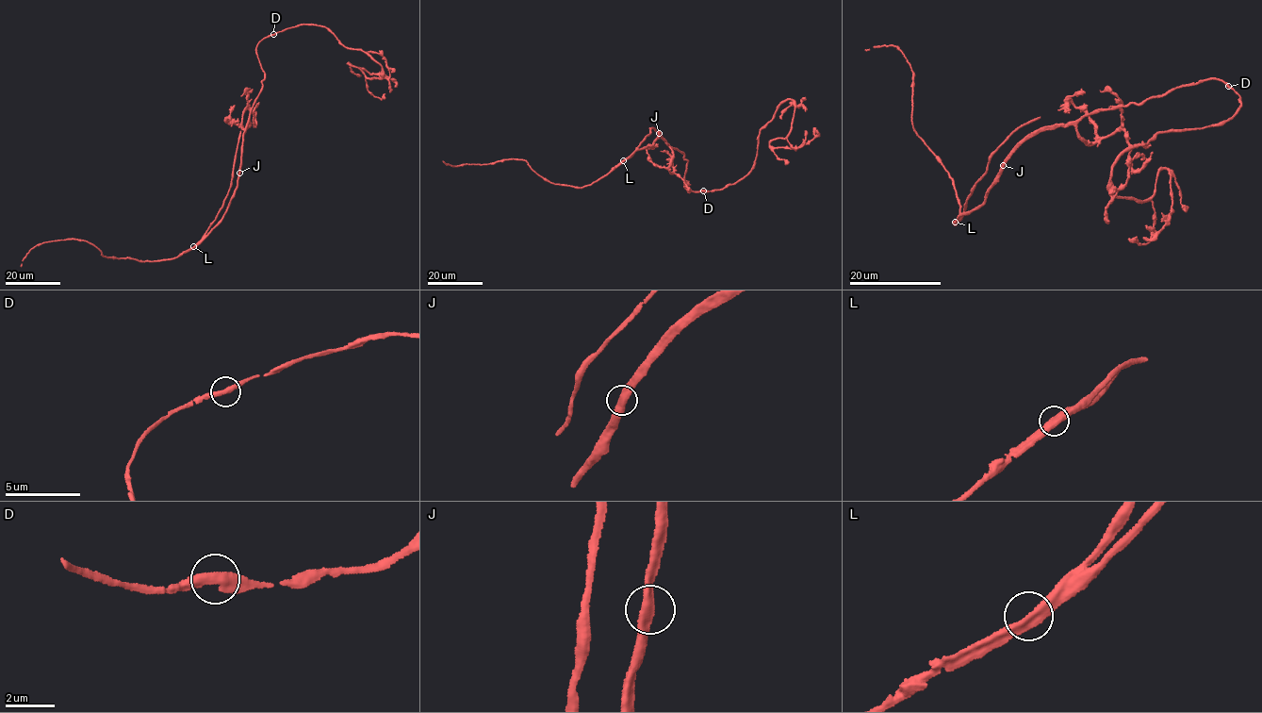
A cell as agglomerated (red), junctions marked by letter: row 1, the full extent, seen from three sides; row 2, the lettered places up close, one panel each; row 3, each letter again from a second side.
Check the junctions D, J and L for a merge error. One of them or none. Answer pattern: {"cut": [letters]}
{"cut": ["L"]}

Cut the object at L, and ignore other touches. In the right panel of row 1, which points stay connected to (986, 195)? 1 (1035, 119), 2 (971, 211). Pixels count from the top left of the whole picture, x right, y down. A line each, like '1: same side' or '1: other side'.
1: other side
2: same side

